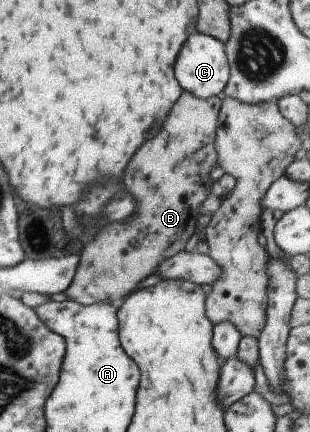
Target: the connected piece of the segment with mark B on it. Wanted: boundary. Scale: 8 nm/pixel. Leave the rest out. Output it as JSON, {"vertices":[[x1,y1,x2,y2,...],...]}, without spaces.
{"vertices":[[182,91,167,112,158,132,146,140,130,158,126,172,121,176,121,184,134,200,134,214,122,222,109,222,102,226,94,236,83,240,80,260,70,286,65,290,66,298,78,304,111,303,136,290,139,282,153,274,166,258,184,251,186,242,196,232,196,219,200,206,210,194,213,180,209,176,211,169,218,166,216,148,214,148,215,130,221,100,217,97,196,98]]}

